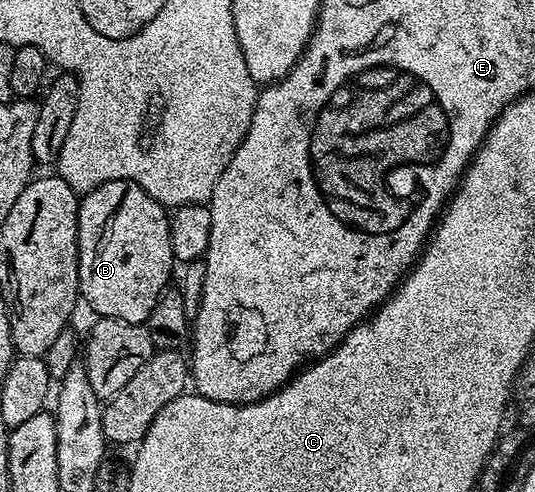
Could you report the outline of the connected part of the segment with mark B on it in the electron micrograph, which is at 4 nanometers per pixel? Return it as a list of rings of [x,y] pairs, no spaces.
[[[128,179],[105,181],[80,198],[77,217],[79,294],[82,302],[87,302],[96,311],[96,316],[146,324],[159,301],[159,296],[168,290],[171,266],[176,266],[177,263],[173,249],[169,245],[170,224],[168,208],[149,197],[149,193],[141,189],[141,185]]]

